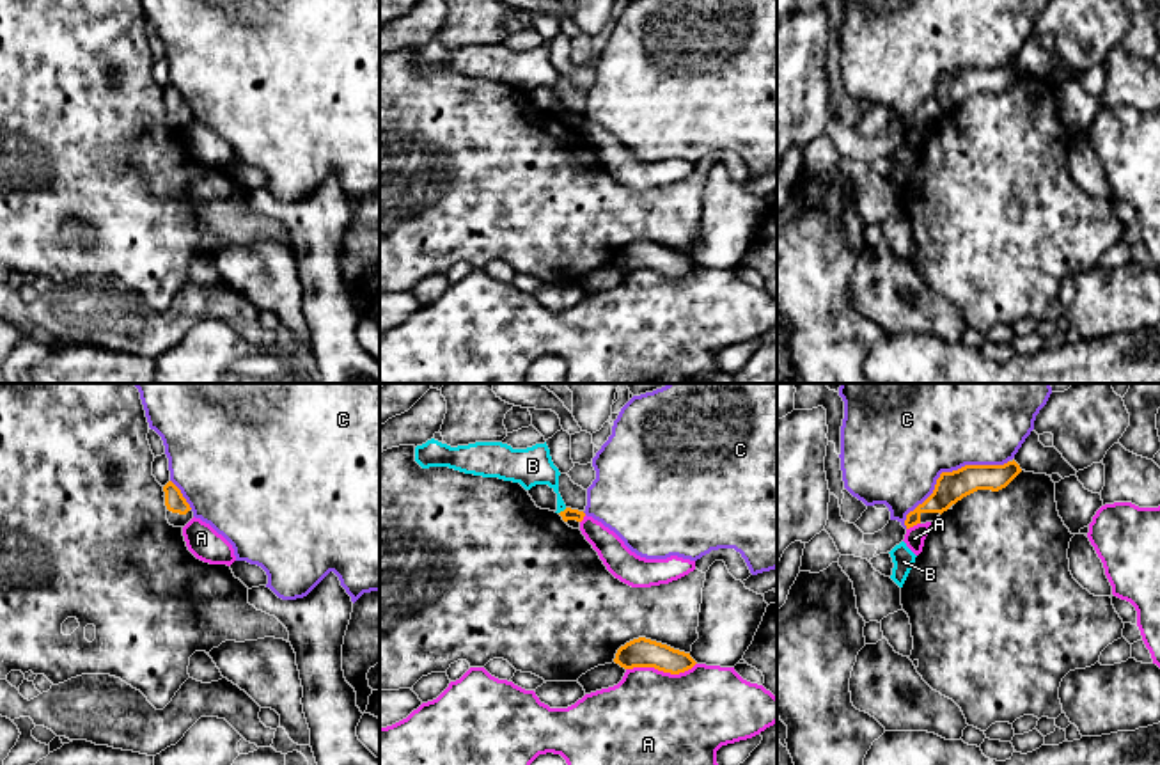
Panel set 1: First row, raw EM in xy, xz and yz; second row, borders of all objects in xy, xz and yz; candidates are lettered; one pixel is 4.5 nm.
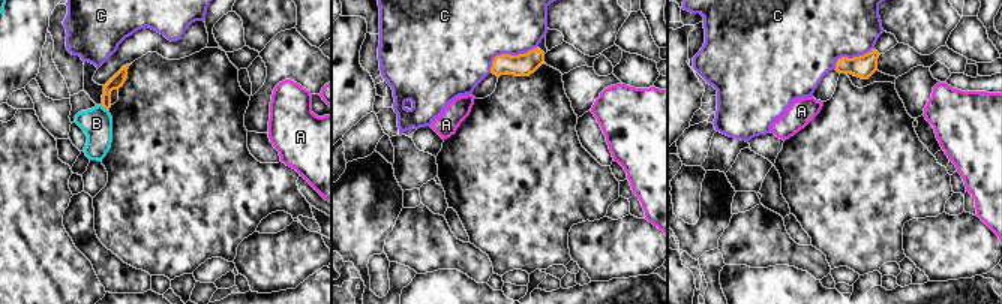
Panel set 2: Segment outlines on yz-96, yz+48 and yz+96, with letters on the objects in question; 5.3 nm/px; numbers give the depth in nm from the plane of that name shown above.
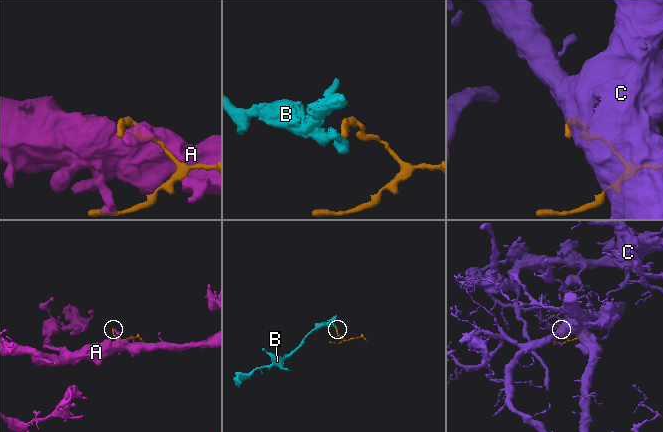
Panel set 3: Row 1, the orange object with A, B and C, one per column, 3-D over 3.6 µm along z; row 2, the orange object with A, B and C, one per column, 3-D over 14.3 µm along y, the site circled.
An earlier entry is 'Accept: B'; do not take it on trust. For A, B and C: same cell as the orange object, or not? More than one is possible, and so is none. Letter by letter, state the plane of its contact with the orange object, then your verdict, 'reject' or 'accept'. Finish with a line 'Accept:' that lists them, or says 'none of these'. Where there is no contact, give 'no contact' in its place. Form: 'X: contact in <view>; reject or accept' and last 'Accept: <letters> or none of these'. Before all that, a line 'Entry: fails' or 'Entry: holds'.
Entry: fails
A: contact in xz; reject
B: contact in xz; reject
C: contact in yz; reject
Accept: none of these

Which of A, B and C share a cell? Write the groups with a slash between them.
A / B / C

